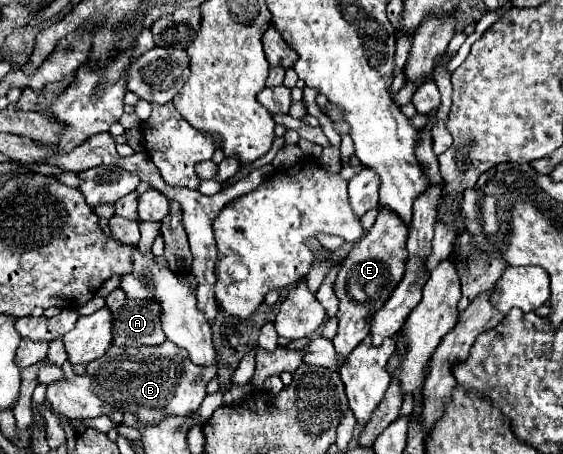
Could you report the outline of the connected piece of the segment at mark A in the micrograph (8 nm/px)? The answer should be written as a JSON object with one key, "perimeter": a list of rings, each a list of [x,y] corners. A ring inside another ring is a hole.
{"perimeter":[[[128,299],[120,311],[112,313],[114,341],[118,347],[160,345],[166,341],[160,319],[160,303],[152,299]]]}

